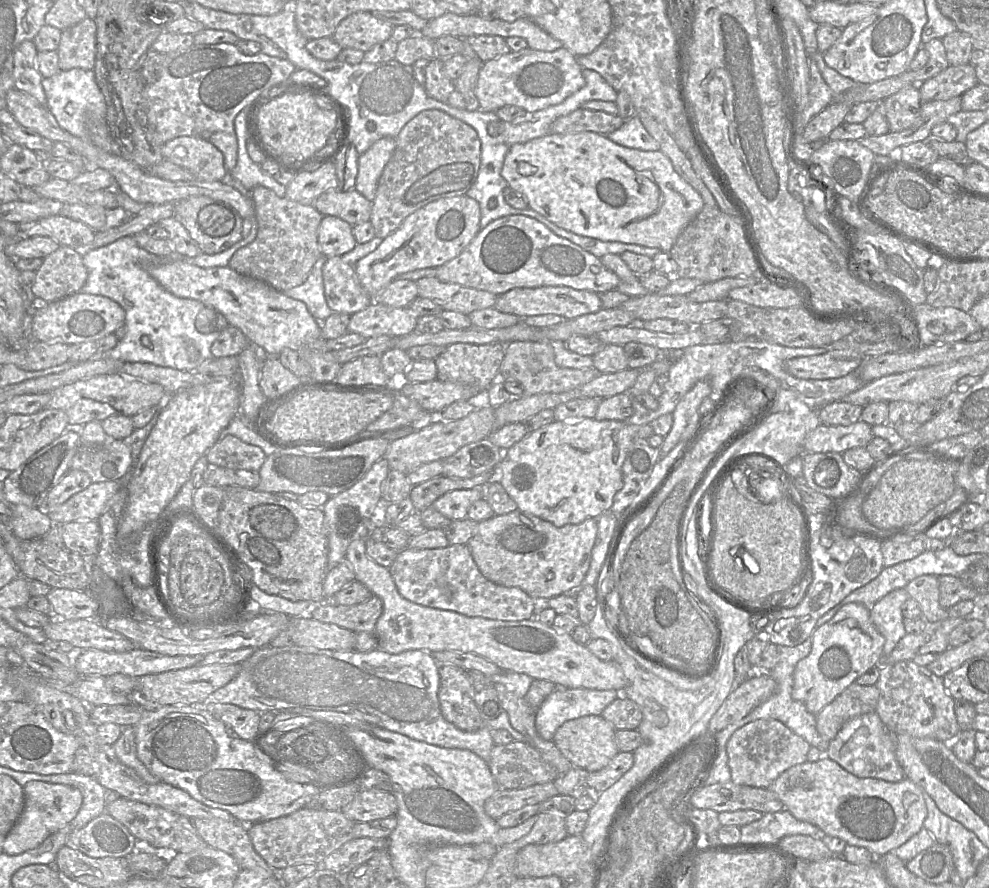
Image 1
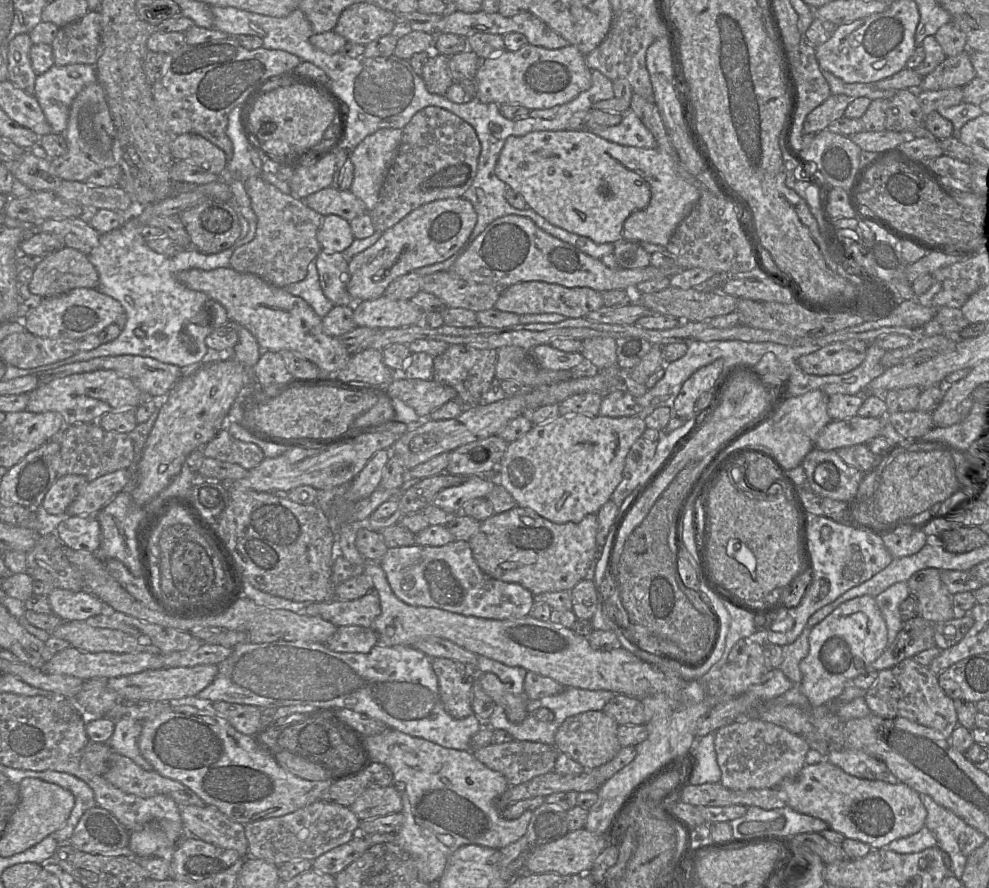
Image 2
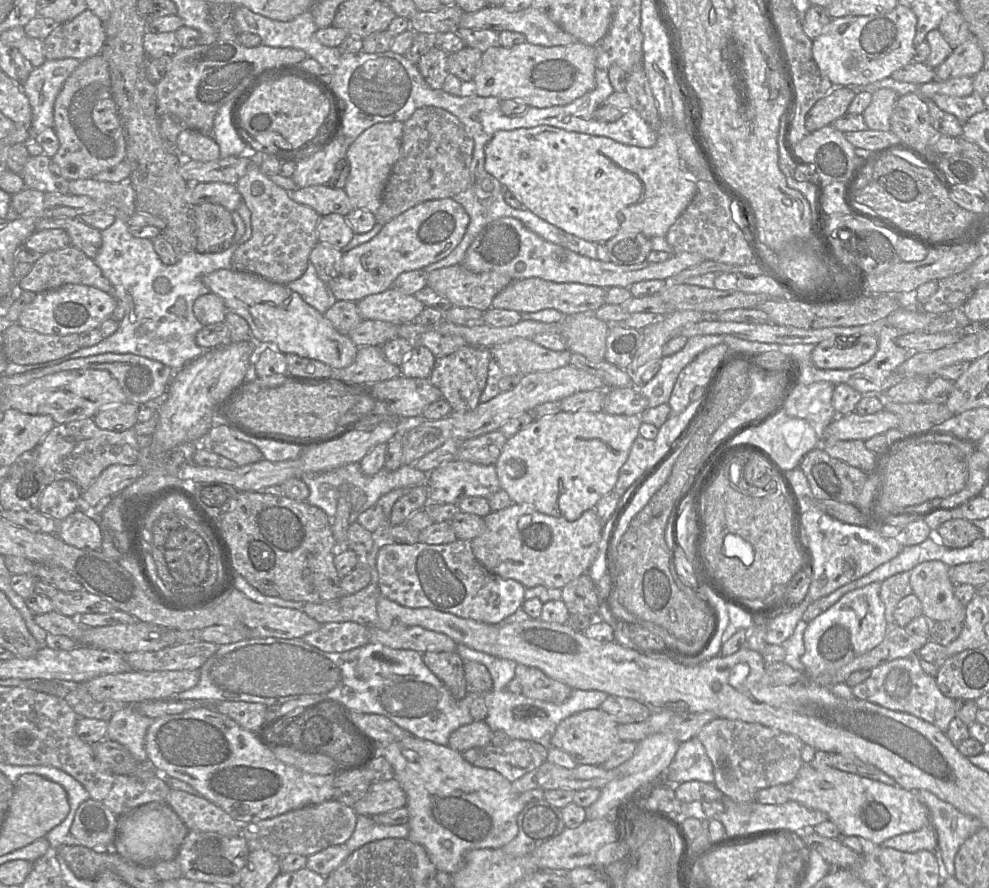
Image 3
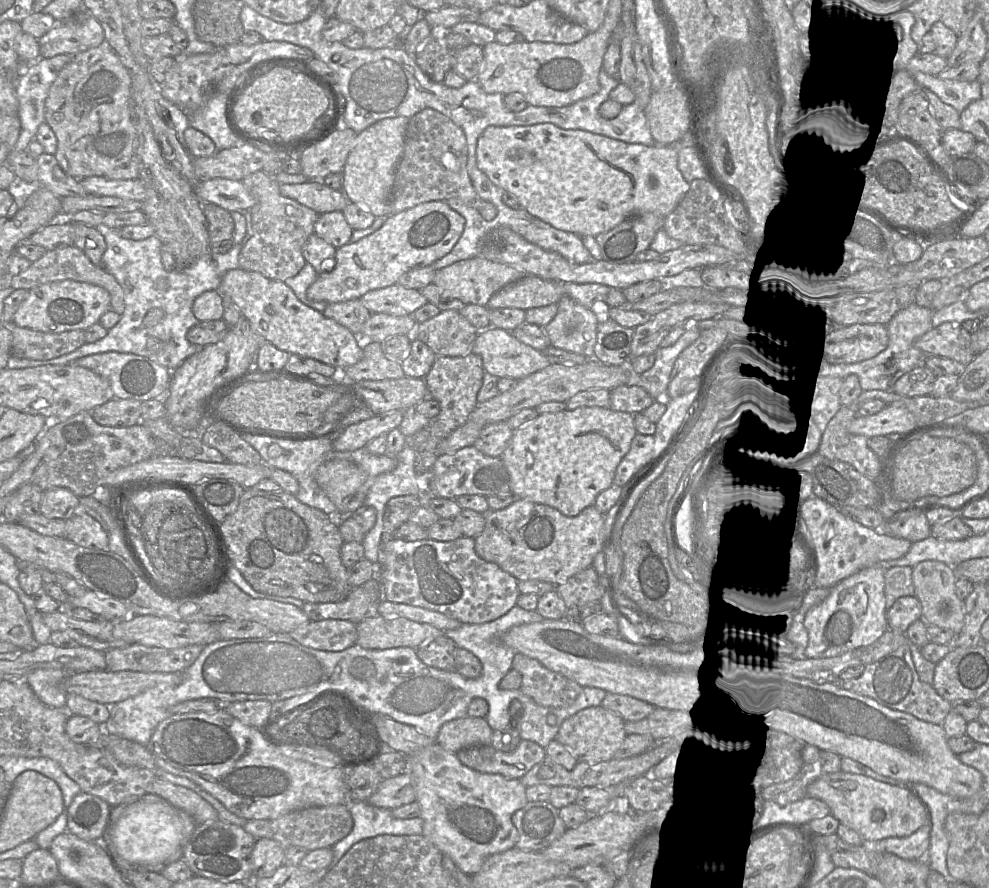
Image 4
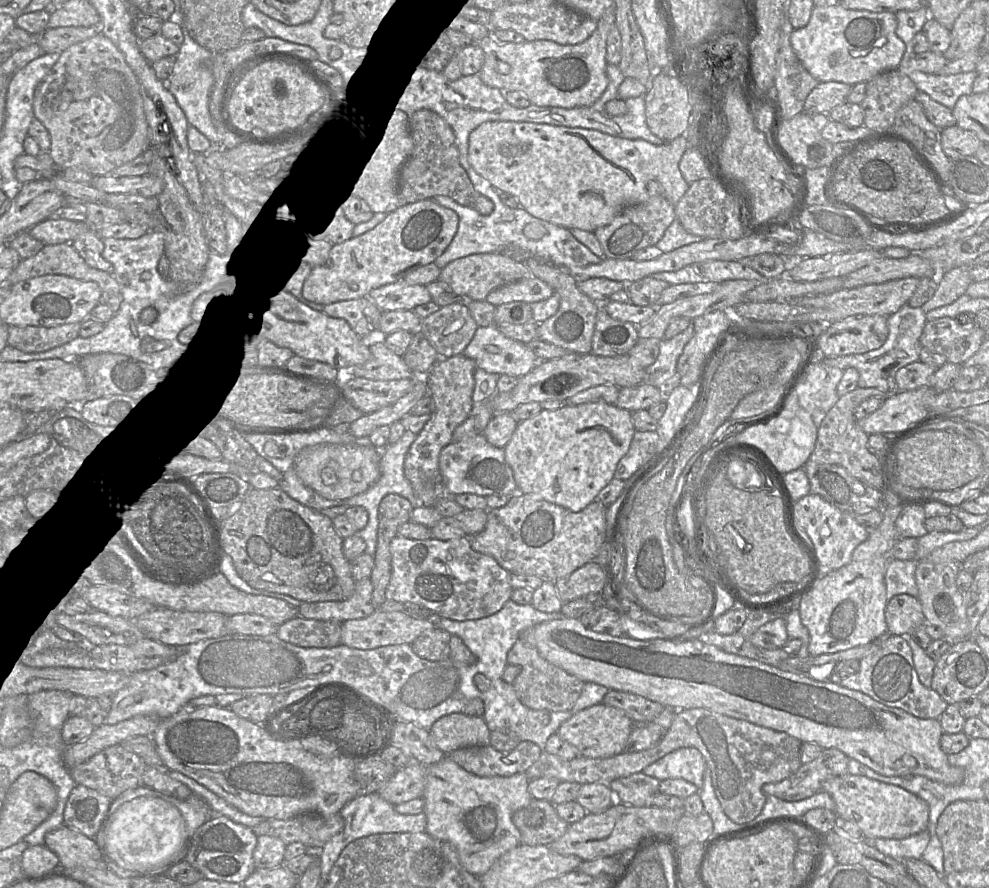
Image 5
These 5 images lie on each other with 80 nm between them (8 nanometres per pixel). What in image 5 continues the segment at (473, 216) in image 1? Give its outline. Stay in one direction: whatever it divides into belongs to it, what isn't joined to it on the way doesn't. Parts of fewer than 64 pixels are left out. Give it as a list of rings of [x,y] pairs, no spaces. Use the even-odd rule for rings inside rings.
[[[433,198],[408,203],[387,214],[373,229],[337,244],[330,244],[320,264],[312,264],[300,284],[300,293],[308,301],[326,305],[367,297],[375,288],[403,279],[420,266],[434,262],[454,238],[459,224],[458,215],[439,205]]]

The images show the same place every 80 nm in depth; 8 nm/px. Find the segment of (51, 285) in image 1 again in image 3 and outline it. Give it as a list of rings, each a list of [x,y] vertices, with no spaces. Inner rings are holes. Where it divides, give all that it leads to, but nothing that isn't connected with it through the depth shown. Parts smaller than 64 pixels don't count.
[[[72,245],[43,254],[38,261],[32,264],[30,272],[18,281],[22,290],[34,293],[54,290],[67,284],[95,287],[116,298],[114,287],[103,275],[101,269],[83,251]]]

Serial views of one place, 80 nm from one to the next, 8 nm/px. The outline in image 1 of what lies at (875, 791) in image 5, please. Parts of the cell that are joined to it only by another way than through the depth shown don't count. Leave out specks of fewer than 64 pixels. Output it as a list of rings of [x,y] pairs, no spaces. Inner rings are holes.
[[[826,756],[816,762],[806,761],[787,769],[767,789],[775,793],[784,804],[784,809],[798,820],[811,823],[826,835],[840,838],[849,845],[864,847],[874,857],[891,852],[916,835],[928,813],[923,789],[907,777],[899,782],[858,778]]]

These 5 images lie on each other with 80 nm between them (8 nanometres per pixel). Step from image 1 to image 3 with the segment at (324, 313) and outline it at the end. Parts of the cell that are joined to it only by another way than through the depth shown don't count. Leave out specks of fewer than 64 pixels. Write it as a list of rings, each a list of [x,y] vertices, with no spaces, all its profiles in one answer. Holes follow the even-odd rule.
[[[308,262],[307,269],[298,279],[286,286],[300,295],[304,302],[322,315],[334,304],[334,299],[327,285],[320,280],[314,265]]]

